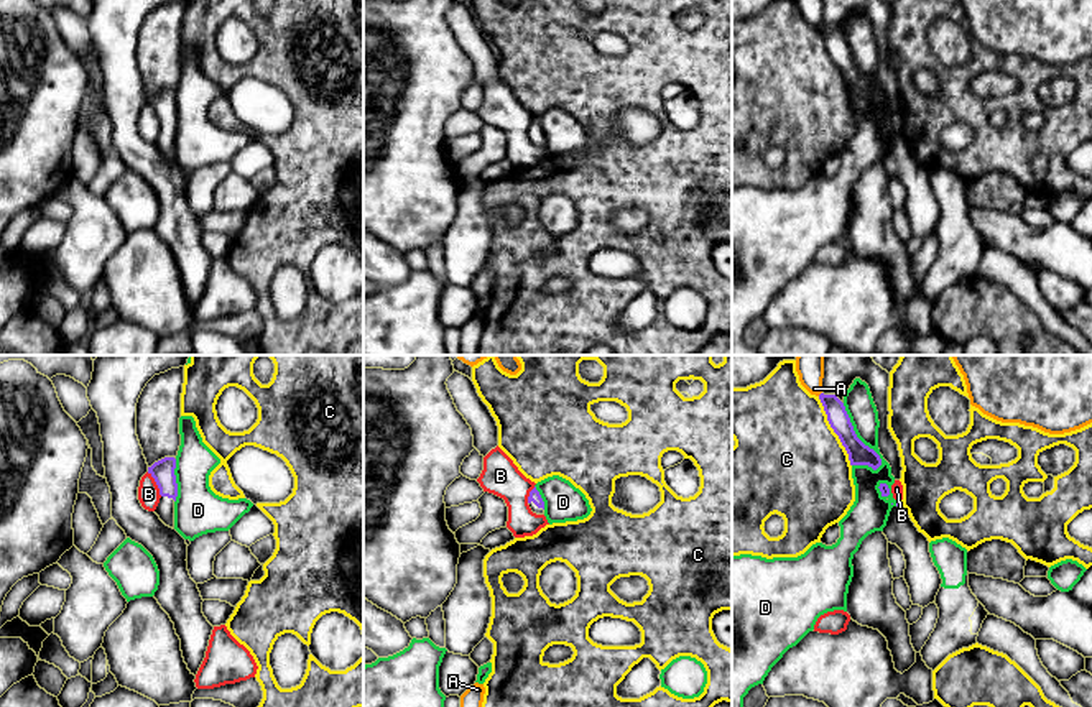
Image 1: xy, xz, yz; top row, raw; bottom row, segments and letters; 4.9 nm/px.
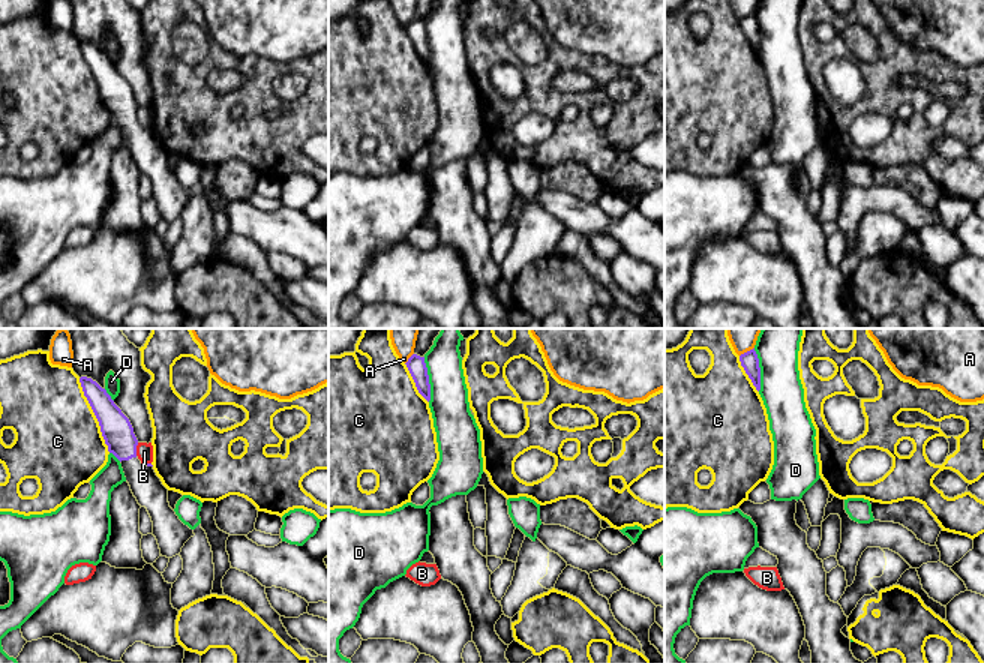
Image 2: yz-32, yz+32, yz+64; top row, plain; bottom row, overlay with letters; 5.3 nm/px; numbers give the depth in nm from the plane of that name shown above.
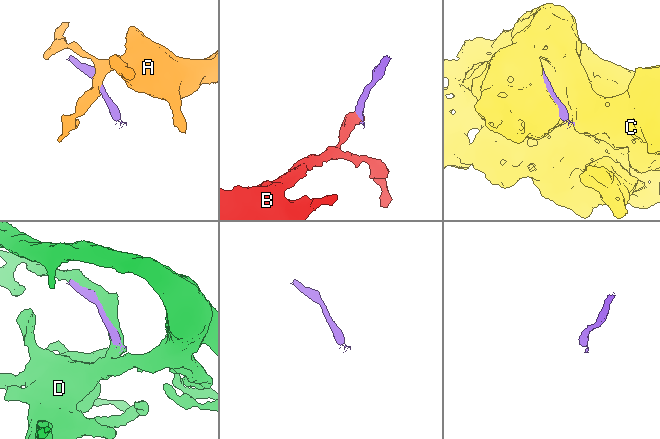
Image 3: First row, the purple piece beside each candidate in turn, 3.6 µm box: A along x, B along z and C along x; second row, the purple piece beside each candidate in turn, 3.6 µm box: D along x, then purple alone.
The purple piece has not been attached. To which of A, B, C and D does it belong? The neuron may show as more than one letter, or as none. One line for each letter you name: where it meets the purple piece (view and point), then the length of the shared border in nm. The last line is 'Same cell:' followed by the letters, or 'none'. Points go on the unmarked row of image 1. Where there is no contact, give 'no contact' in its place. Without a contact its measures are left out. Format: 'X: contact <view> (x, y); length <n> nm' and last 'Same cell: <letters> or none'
Same cell: none

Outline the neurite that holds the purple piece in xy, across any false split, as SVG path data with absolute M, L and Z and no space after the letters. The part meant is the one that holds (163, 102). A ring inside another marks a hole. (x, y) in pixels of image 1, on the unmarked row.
M164 89L155 94L151 99L148 99L148 105L155 110L161 127L155 145L166 158L173 161L174 161L174 133L178 128L174 100L176 100L174 89Z

